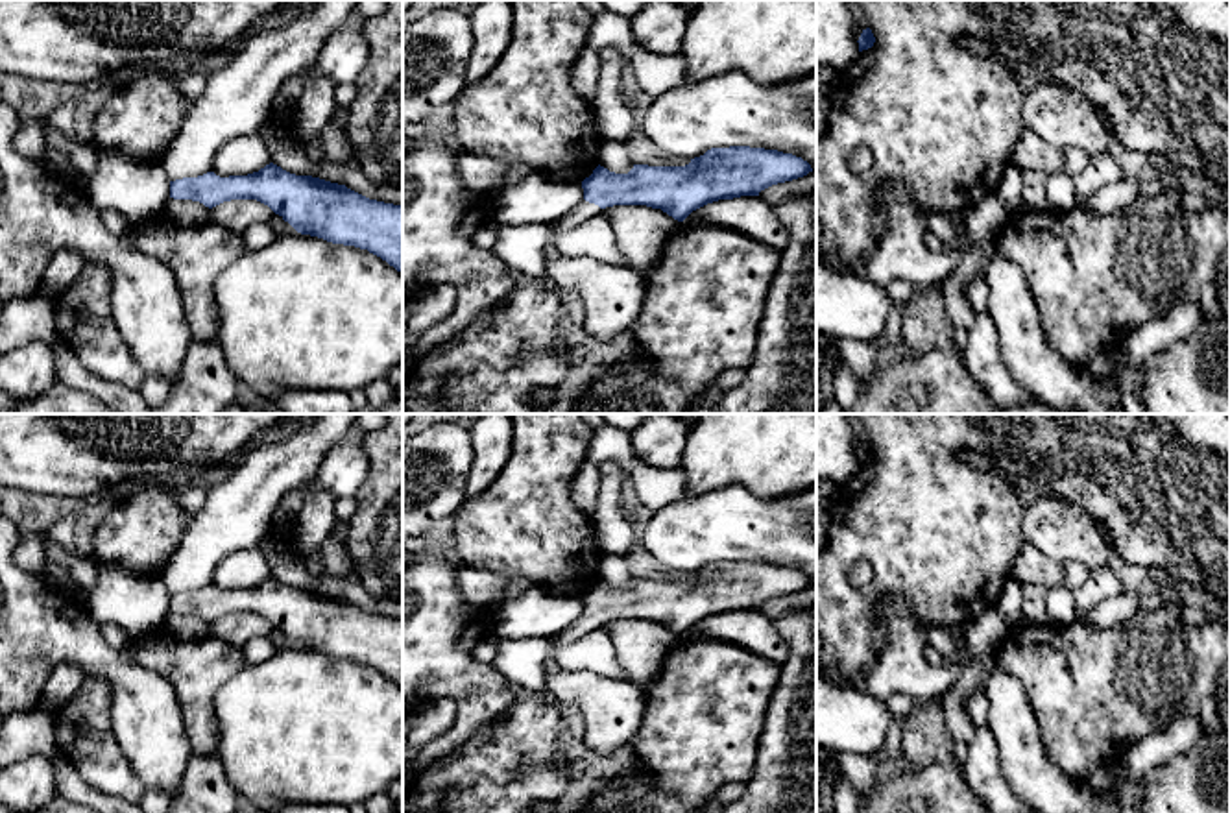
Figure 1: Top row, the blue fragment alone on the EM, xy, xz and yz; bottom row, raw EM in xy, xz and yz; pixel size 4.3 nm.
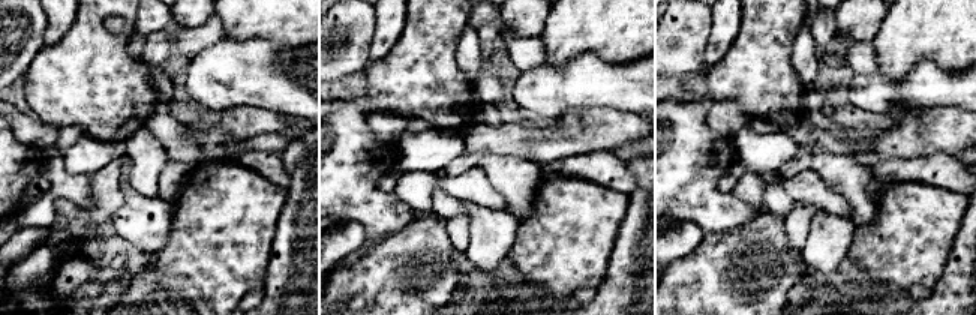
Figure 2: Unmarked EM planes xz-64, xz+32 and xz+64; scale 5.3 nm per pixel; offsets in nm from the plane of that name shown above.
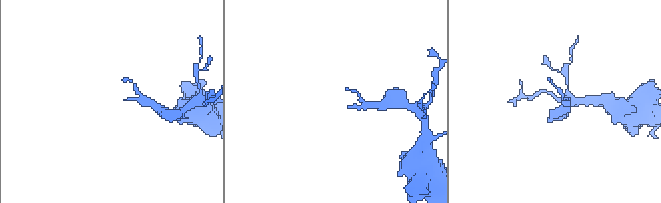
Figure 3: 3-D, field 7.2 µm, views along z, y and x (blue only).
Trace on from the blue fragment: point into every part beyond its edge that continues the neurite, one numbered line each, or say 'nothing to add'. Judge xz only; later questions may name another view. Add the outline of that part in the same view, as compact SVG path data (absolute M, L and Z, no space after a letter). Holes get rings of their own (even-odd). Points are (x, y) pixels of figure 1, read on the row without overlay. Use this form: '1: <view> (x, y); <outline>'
1: xz (584, 623); M584 613L571 625L567 625L561 632L558 632L554 637L550 637L550 643L552 647L561 649L565 645L571 645L578 637L585 636L589 630L597 628L598 625L600 625L598 619Z

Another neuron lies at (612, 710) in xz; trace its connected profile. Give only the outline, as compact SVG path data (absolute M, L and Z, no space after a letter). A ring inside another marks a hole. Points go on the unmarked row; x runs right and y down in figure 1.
M587 671L545 673L545 693L556 702L574 704L585 722L584 743L613 754L639 730L645 689L632 680L604 678Z

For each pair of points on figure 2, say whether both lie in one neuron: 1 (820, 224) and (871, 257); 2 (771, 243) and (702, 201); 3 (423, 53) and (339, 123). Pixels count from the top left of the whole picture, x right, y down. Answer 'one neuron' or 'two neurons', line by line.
1: two neurons
2: two neurons
3: two neurons

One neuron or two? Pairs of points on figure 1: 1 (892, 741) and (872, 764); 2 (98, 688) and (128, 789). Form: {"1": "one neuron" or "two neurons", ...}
{"1": "one neuron", "2": "one neuron"}

